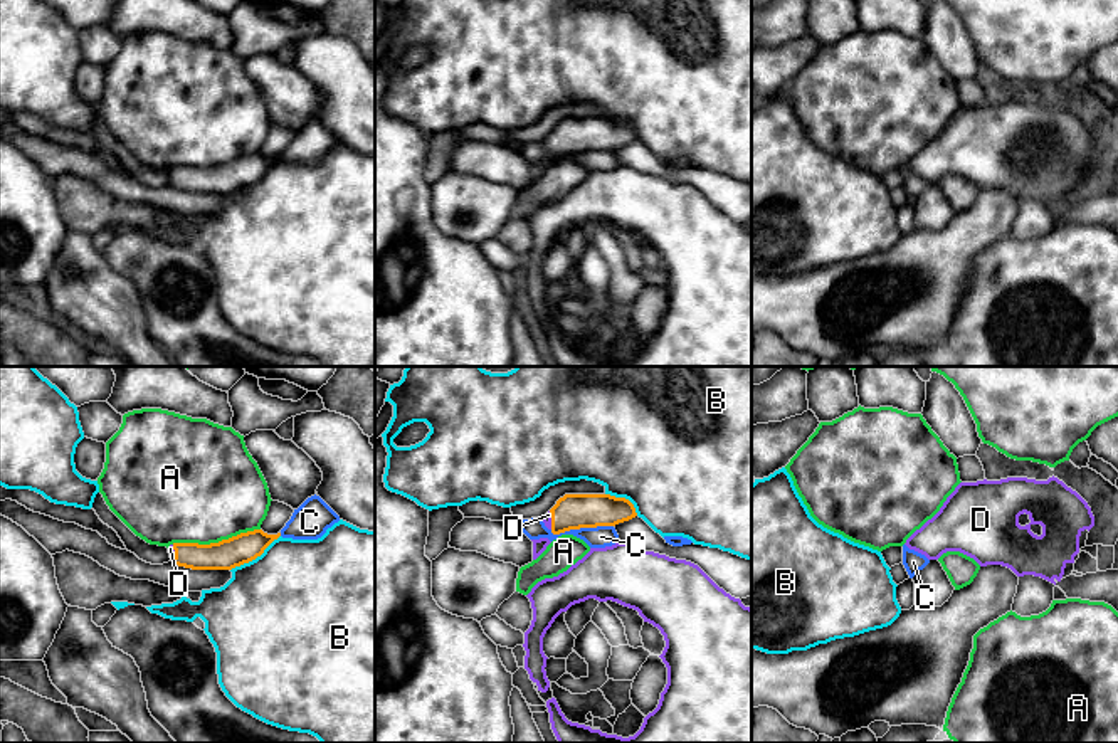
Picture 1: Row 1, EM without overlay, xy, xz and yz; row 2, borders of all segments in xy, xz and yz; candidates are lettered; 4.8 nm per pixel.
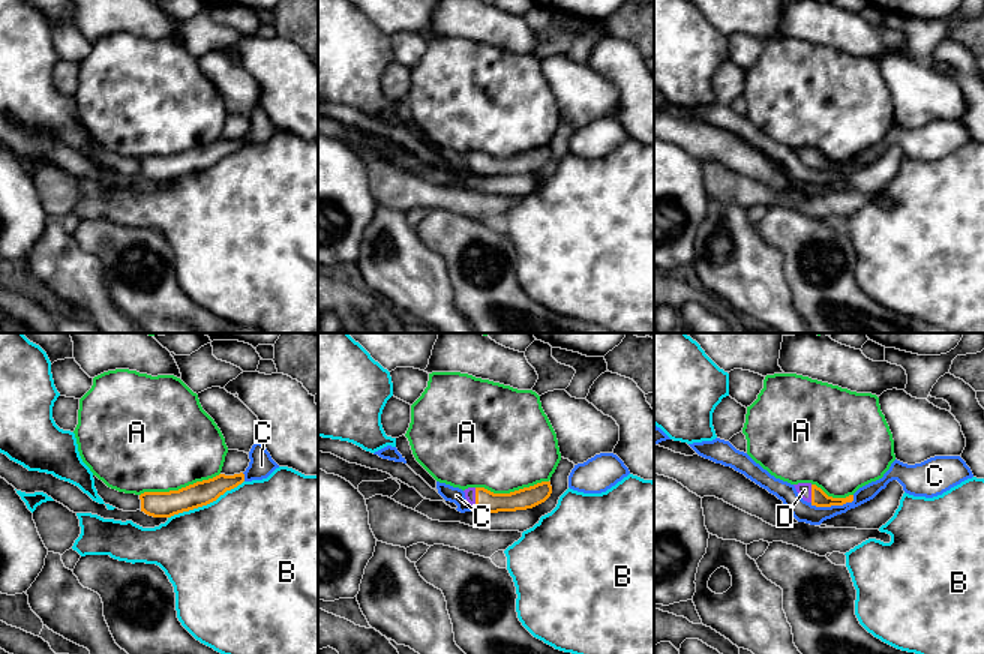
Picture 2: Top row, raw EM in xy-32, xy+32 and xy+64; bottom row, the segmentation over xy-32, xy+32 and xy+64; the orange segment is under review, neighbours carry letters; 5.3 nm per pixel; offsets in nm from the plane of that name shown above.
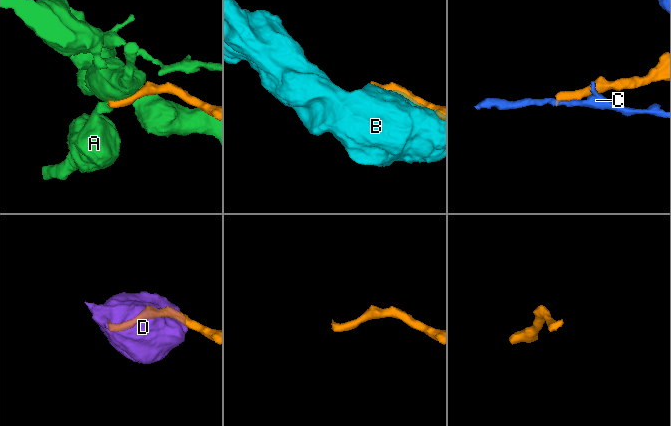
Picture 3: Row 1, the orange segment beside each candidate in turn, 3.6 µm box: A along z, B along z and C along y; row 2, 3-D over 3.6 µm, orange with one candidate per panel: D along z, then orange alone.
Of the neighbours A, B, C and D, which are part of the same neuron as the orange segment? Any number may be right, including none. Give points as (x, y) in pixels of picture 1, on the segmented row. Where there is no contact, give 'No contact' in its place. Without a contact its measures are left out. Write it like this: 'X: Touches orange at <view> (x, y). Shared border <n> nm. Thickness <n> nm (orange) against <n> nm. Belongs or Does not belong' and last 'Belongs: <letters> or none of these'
A: Touches orange at xy (216, 543). Shared border 440 nm. Thickness 140 nm (orange) against 480 nm. Does not belong
B: Touches orange at xy (254, 558). Shared border 300 nm. Thickness 140 nm (orange) against 500 nm. Does not belong
C: Touches orange at xz (580, 526). Shared border 300 nm. Thickness 170 nm (orange) against 110 nm. Does not belong
D: Touches orange at xz (552, 520). Shared border 90 nm. Thickness 170 nm (orange) against 50 nm. Belongs
Belongs: D

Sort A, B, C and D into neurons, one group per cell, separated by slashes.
A / B / C / D

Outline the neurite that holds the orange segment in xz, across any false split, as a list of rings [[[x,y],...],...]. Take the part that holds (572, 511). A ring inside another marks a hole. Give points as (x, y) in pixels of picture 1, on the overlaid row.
[[[565,494],[543,516],[545,526],[560,535],[570,530],[615,526],[635,518],[634,504],[610,494]]]

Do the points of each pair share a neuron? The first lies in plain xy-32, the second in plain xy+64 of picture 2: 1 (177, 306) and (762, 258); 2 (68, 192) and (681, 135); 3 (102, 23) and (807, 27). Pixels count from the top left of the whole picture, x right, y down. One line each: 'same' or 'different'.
1: different
2: different
3: same

